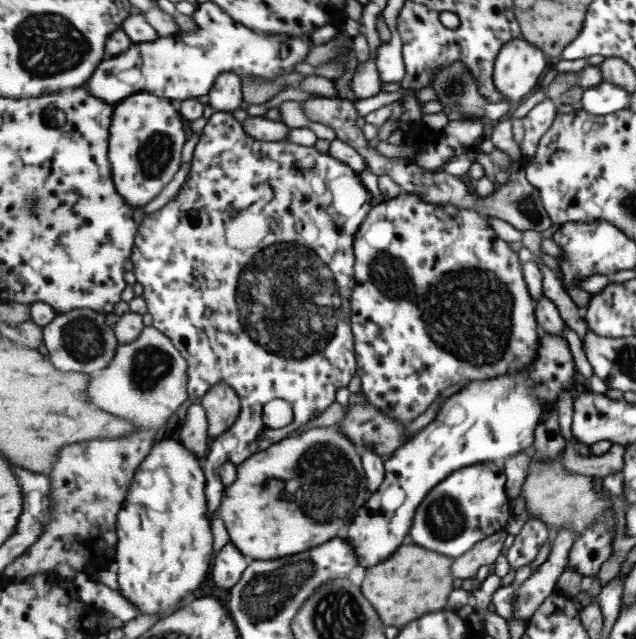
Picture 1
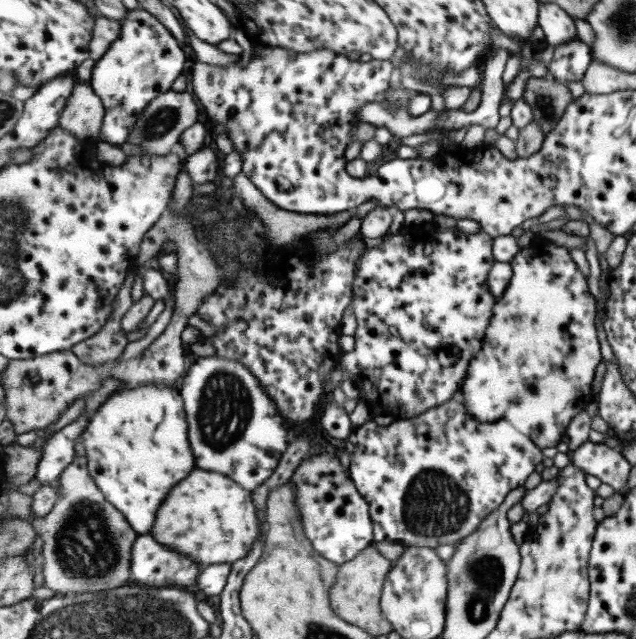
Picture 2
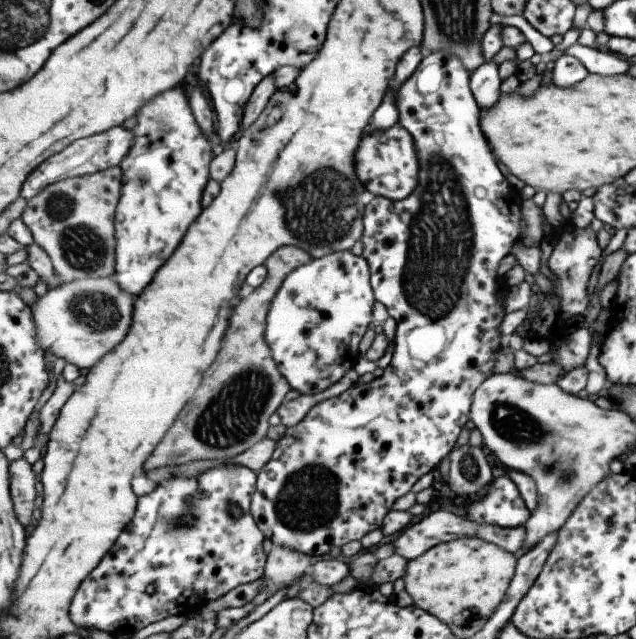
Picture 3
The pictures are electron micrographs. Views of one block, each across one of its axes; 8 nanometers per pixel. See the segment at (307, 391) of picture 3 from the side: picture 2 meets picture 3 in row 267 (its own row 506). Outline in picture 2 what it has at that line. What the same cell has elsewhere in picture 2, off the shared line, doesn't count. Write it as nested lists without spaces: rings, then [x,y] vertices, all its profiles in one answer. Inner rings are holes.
[[[317,454],[299,464],[291,481],[297,487],[297,503],[303,513],[307,537],[325,558],[344,565],[352,561],[374,542],[374,525],[370,504],[351,478],[350,468],[344,468],[339,458]]]

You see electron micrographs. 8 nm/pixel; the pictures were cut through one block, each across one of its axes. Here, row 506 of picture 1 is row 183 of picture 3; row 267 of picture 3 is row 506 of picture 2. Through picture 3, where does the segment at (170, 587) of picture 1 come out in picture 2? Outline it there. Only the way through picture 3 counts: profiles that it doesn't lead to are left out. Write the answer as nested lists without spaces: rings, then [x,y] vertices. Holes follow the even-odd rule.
[[[141,386],[114,391],[99,406],[89,420],[82,436],[86,456],[89,457],[89,471],[97,485],[109,499],[133,522],[139,534],[149,534],[155,526],[159,508],[167,500],[169,492],[185,480],[195,468],[195,454],[189,442],[189,424],[184,407],[184,397],[179,386]]]

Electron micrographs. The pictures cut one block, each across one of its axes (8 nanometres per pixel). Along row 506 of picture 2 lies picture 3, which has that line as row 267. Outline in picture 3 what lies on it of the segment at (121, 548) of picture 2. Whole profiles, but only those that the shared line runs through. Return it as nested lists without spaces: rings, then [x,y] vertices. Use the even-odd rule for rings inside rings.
[[[113,167],[95,174],[65,179],[46,186],[35,198],[28,201],[22,219],[31,229],[34,242],[52,258],[56,274],[61,281],[70,283],[77,279],[113,277],[115,275],[116,210],[120,204],[124,185],[124,170]]]

